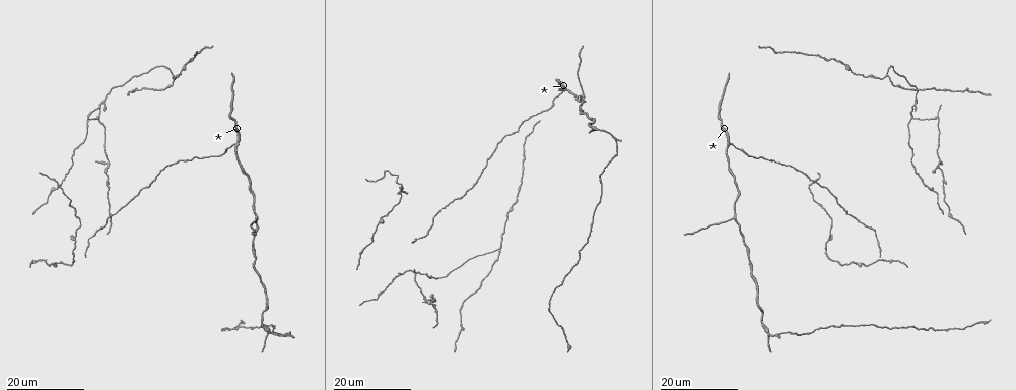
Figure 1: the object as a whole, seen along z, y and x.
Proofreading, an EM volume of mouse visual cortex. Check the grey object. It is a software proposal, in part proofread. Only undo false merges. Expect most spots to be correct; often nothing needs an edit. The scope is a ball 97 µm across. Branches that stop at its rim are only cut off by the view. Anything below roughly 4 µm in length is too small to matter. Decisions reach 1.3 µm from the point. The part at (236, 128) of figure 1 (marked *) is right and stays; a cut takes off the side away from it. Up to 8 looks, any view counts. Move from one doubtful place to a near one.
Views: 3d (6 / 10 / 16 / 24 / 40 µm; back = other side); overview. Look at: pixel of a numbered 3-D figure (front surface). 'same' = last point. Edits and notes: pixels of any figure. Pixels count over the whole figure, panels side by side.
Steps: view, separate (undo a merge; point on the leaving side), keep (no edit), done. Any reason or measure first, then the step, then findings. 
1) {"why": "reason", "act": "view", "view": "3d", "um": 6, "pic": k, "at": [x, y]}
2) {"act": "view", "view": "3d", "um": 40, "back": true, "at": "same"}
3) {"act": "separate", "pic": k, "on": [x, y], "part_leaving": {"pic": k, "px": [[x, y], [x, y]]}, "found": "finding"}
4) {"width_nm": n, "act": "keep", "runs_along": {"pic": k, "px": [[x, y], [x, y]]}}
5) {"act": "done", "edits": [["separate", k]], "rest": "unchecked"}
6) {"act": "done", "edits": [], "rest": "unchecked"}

{"why": "three arms meet", "act": "view", "view": "3d", "um": 16, "pic": 1, "at": [731, 144]}

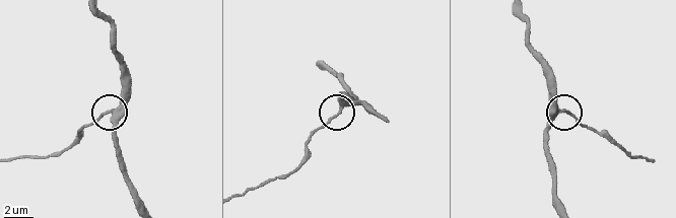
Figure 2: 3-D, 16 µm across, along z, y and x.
{"act": "view", "view": "3d", "um": 6, "pic": 2, "at": [341, 105]}

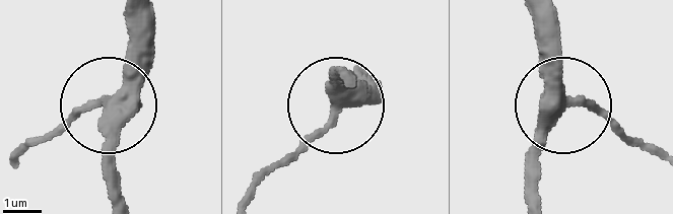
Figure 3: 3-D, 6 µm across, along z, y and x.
{"arms": 3, "act": "keep", "runs_along": {"pic": 3, "px": [[529, 15], [552, 93], [646, 141]]}, "found": "one cell here"}

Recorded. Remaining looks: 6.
{"why": "a fork", "act": "view", "view": "3d", "um": 16, "pic": 1, "at": [171, 75]}

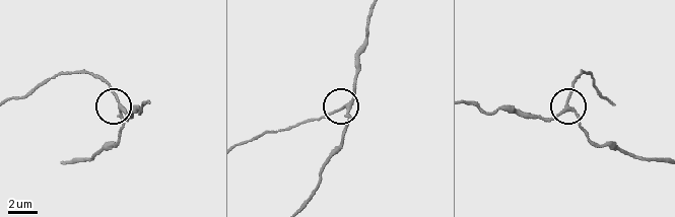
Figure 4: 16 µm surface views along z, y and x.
{"why": "closer look", "act": "view", "view": "3d", "um": 6, "pic": 4, "at": [349, 106]}

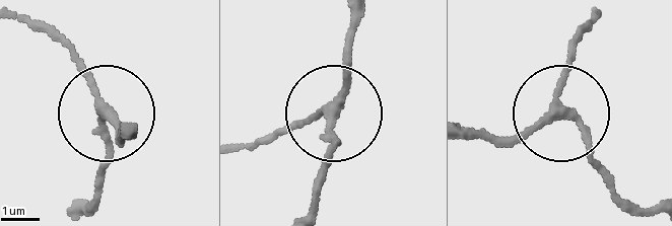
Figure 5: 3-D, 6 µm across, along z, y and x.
{"width_nm": 210, "act": "keep", "runs_along": {"pic": 5, "px": [[465, 130], [514, 140], [572, 121], [607, 184]]}, "found": "all the same cell"}

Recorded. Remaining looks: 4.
{"why": "thin arm on a thick one", "act": "view", "view": "3d", "um": 24, "pic": 1, "at": [912, 118]}

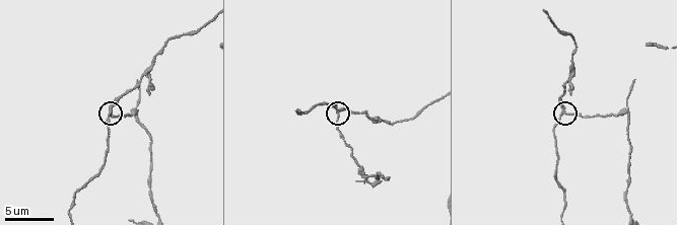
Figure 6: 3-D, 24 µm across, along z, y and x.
{"act": "view", "view": "3d", "um": 10, "pic": 6, "at": [336, 113]}

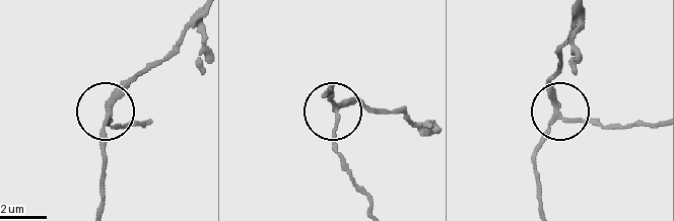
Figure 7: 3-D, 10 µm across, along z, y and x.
{"arms": 3, "act": "keep", "found": "continuous, no second cell"}

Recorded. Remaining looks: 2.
{"why": "three-way junction", "act": "view", "view": "3d", "um": 16, "pic": 1, "at": [581, 95]}

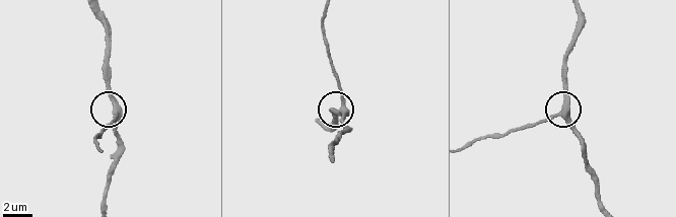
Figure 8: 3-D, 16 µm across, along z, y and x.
{"why": "closer look", "act": "view", "view": "3d", "um": 10, "pic": 8, "at": [563, 111]}

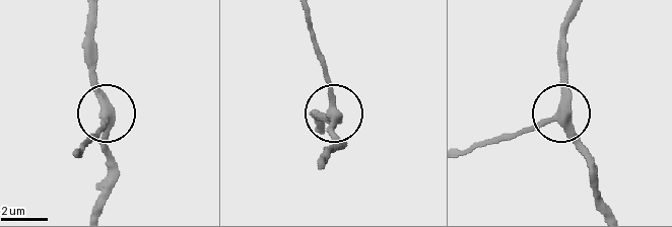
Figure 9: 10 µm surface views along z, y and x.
{"side_arm_um": 15, "arms": 3, "act": "keep", "found": "continuous, no second cell"}

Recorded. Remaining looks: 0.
{"act": "done", "edits": [], "rest": "unchecked"}

